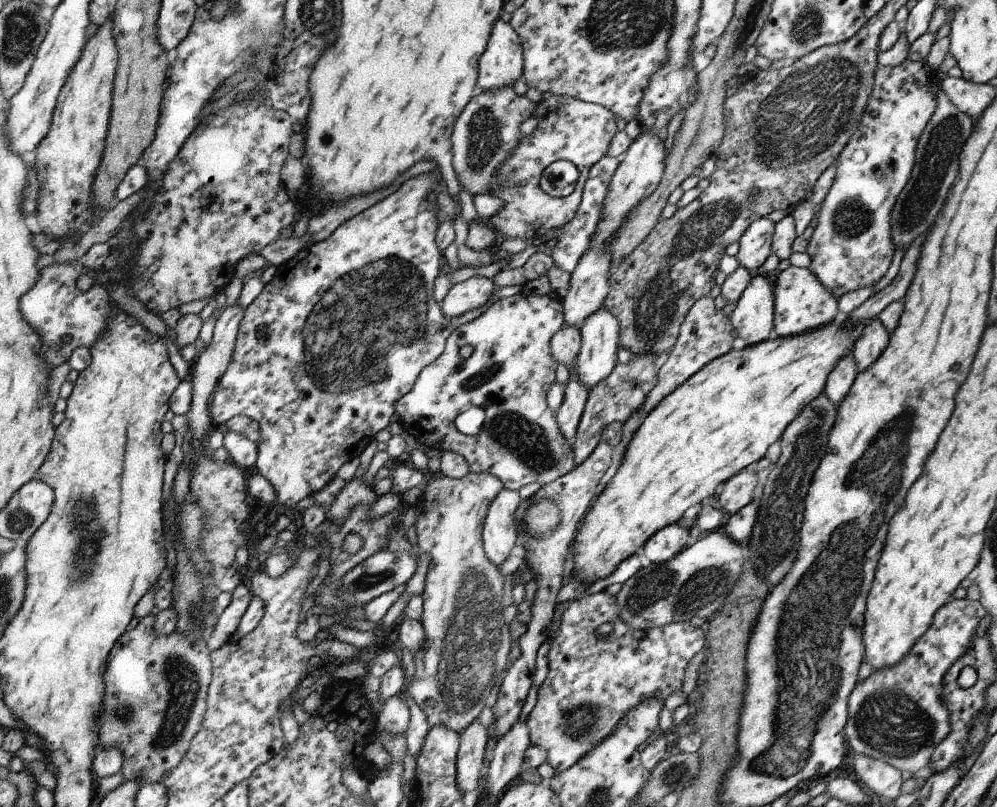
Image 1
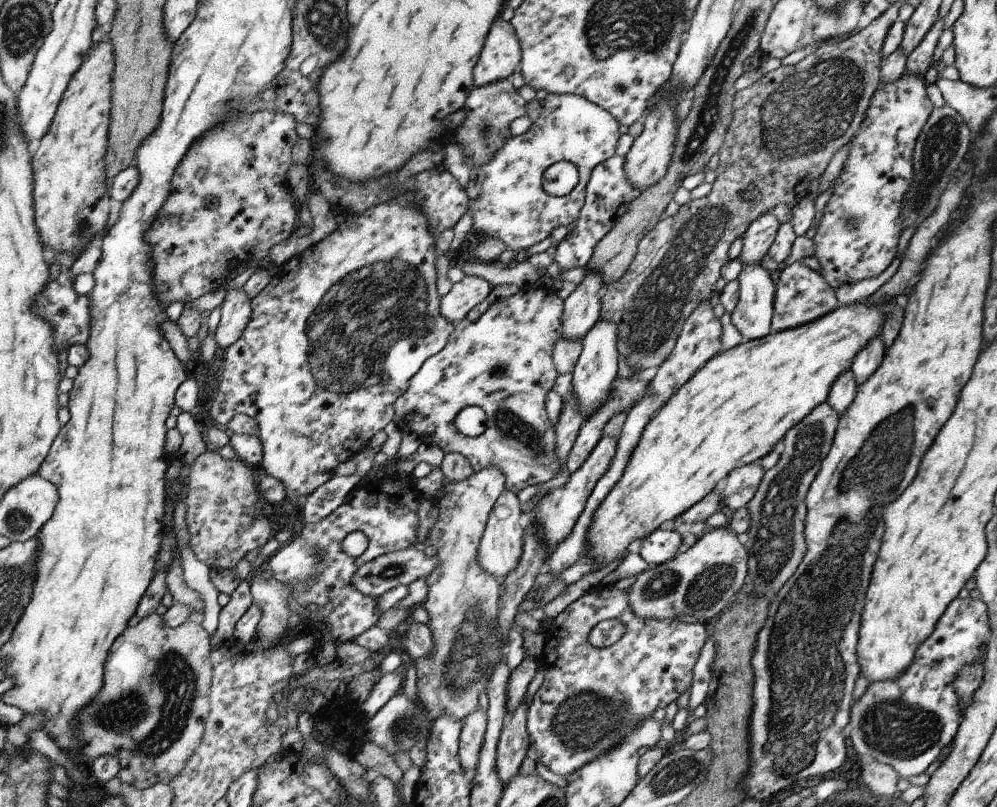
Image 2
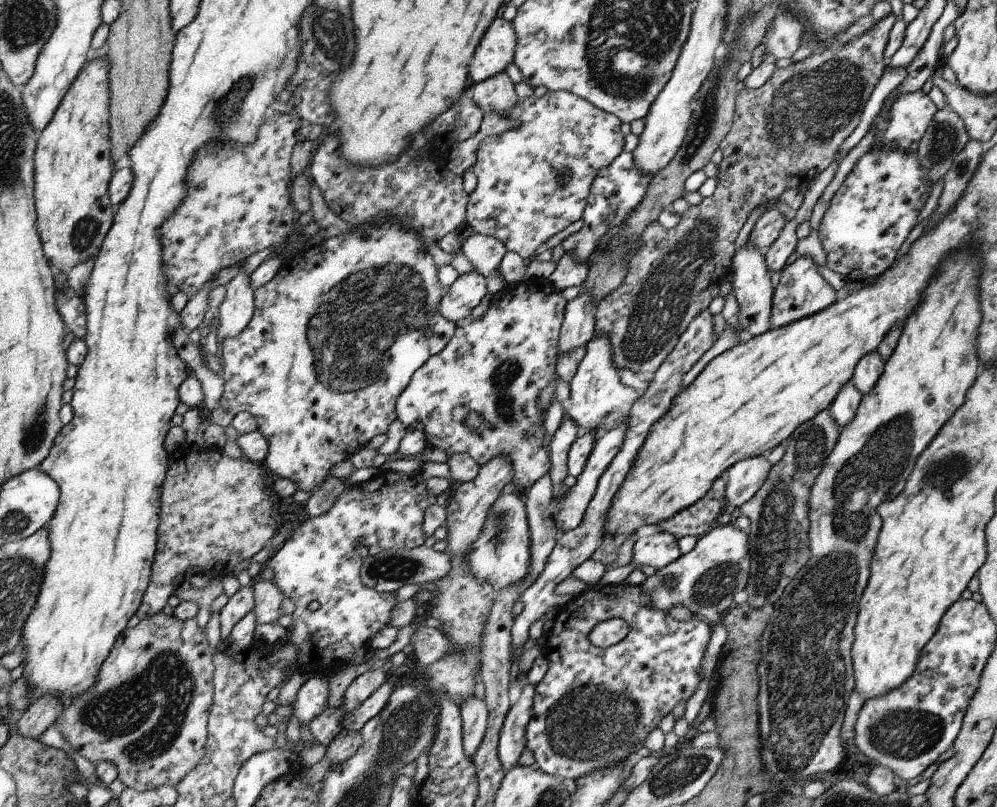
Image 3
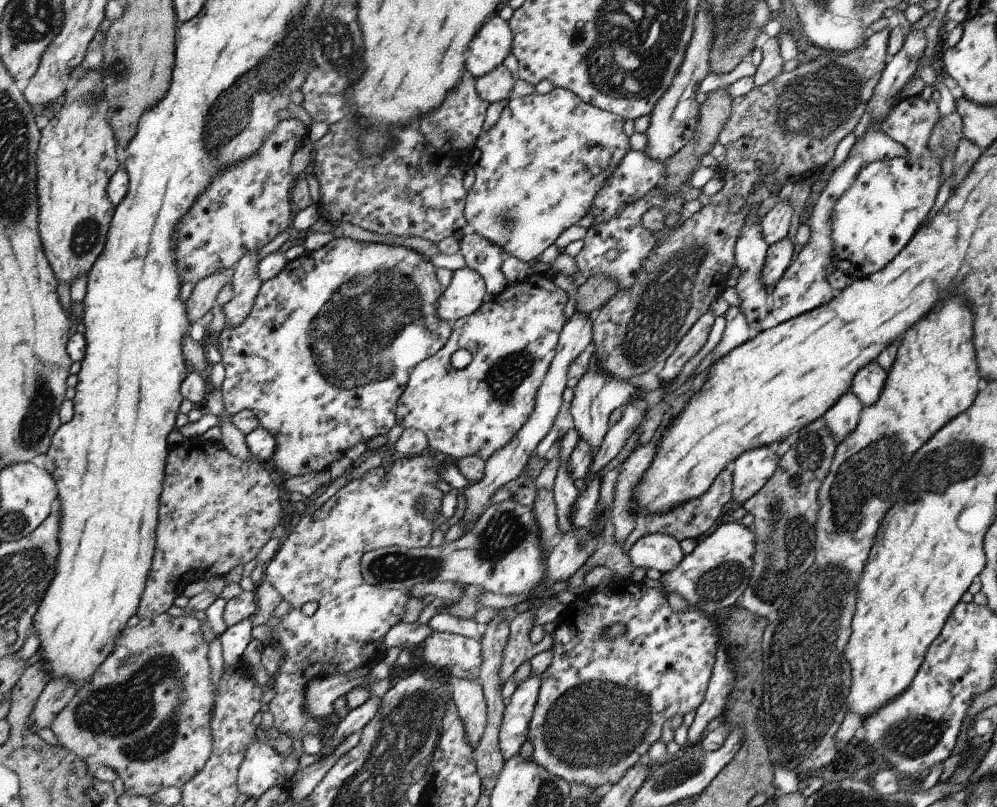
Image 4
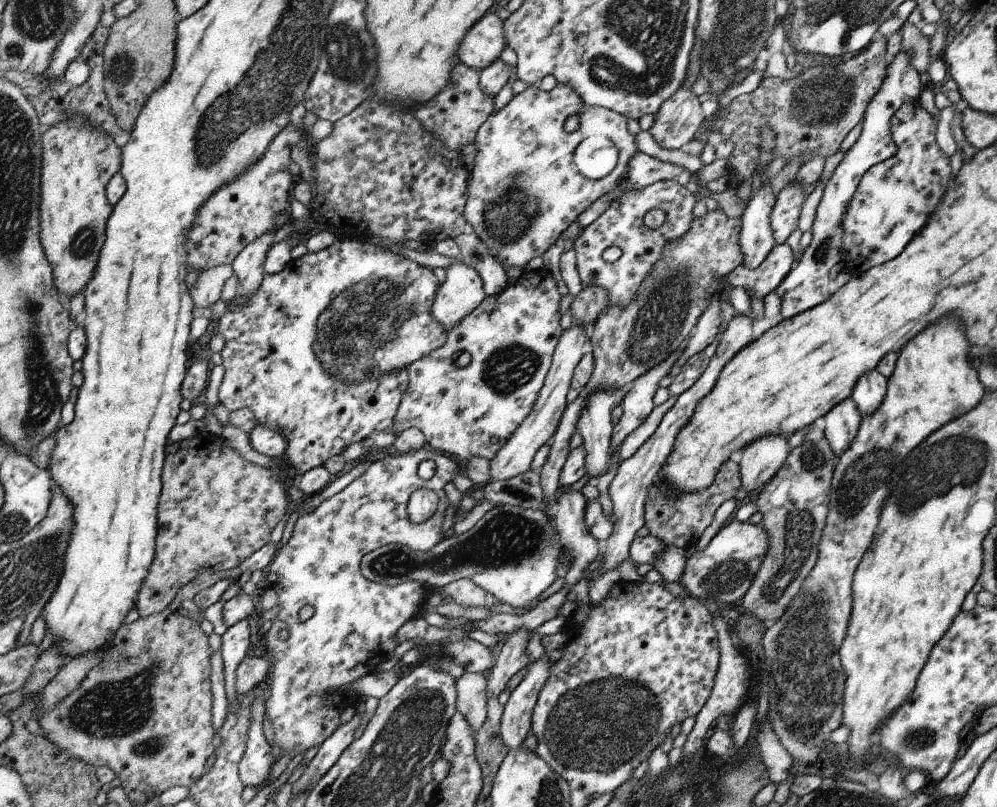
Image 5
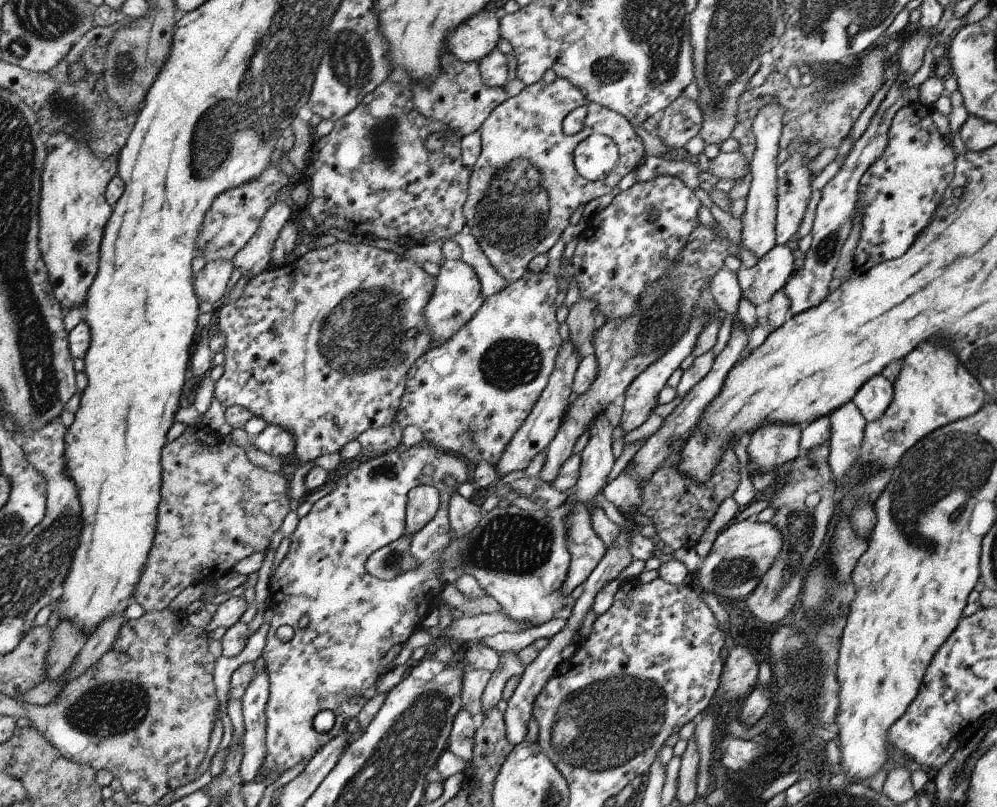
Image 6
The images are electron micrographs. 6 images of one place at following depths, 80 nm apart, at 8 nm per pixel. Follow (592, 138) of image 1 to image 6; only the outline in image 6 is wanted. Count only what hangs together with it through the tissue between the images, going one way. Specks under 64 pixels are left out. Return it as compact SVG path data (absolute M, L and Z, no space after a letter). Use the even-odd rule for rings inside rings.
M558 77L552 84L546 84L540 79L537 83L525 85L515 97L508 96L490 113L479 128L479 133L481 153L472 167L468 198L464 203L466 222L492 266L509 282L522 278L530 260L548 252L558 242L562 232L570 226L570 216L578 206L585 206L594 198L608 195L628 172L637 168L639 160L645 155L642 139L635 134L633 126L624 115L598 103L590 103L577 86L562 77ZM579 106L585 106L587 110L582 130L575 135L564 134L564 117ZM594 133L612 138L619 150L614 170L599 181L589 181L580 176L572 158L576 146Z

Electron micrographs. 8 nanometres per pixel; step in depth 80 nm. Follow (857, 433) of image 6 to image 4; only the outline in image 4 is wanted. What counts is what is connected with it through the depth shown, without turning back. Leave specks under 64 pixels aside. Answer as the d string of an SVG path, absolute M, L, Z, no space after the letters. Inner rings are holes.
M849 390L824 414L825 423L836 444L853 431L858 424L863 407L861 400Z

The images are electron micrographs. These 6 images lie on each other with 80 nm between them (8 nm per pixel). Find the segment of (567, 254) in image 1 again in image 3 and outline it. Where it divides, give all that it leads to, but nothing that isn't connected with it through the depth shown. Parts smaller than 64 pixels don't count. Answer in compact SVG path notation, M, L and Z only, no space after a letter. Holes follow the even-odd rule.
M621 152L604 170L600 170L592 181L591 191L583 210L582 228L578 232L568 235L562 242L565 253L571 256L573 261L586 263L589 257L597 250L601 240L618 227L637 207L644 198L647 186L651 181L649 175L644 175L635 165L632 153Z

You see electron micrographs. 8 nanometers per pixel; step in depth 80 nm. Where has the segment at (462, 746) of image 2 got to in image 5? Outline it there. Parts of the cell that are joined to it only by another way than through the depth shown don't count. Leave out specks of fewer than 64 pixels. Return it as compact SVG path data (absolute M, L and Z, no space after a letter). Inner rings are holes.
M468 672L458 680L459 711L472 724L476 734L487 717L487 678Z

